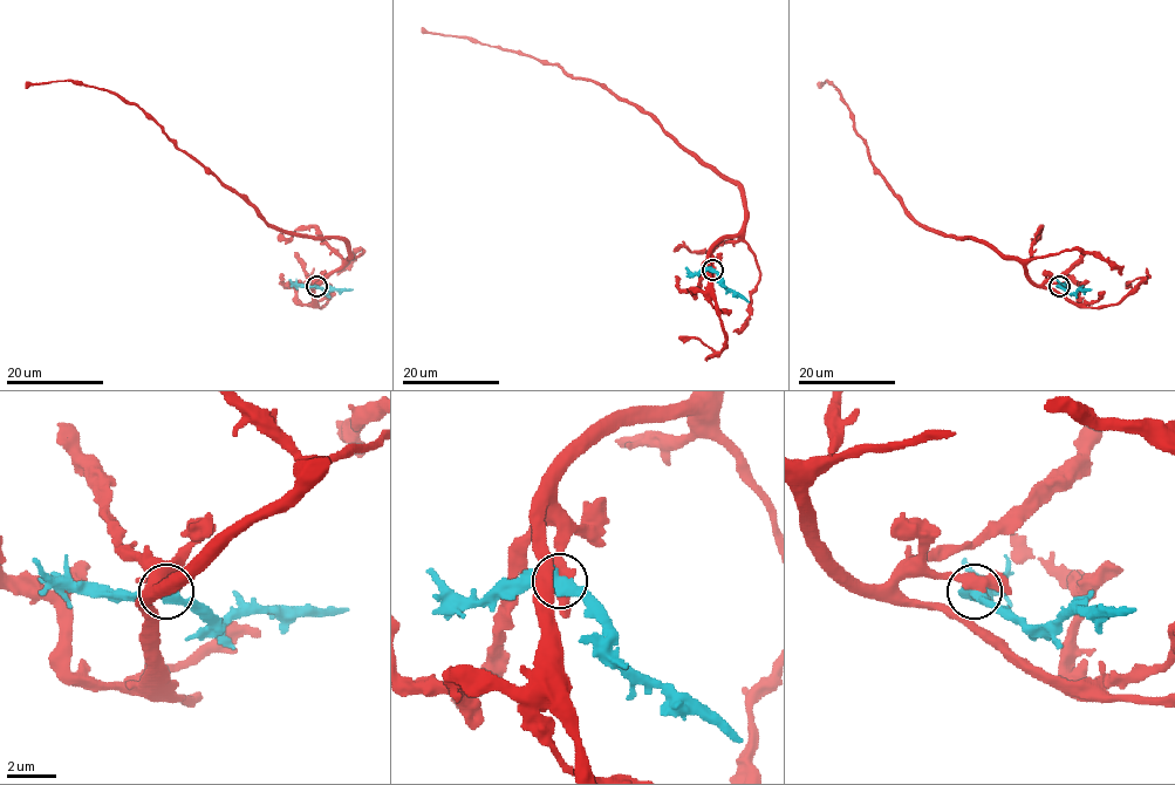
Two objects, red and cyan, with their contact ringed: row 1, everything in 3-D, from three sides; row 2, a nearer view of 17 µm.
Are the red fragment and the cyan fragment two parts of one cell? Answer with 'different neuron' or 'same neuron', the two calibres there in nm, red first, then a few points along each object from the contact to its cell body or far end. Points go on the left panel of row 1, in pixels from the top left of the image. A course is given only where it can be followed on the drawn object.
different neuron; 440 nm thick on the red side, 440 nm on the other; red runs (316, 286), (348, 258), (341, 237), (274, 229), (115, 94), (70, 81), (26, 88); cyan runs (316, 286), (326, 292), (353, 289)

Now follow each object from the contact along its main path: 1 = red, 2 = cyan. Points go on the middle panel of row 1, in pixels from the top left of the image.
1: (712, 270), (711, 248), (743, 226), (737, 184), (599, 84), (530, 55), (422, 29)
2: (712, 270), (722, 284), (749, 301)

